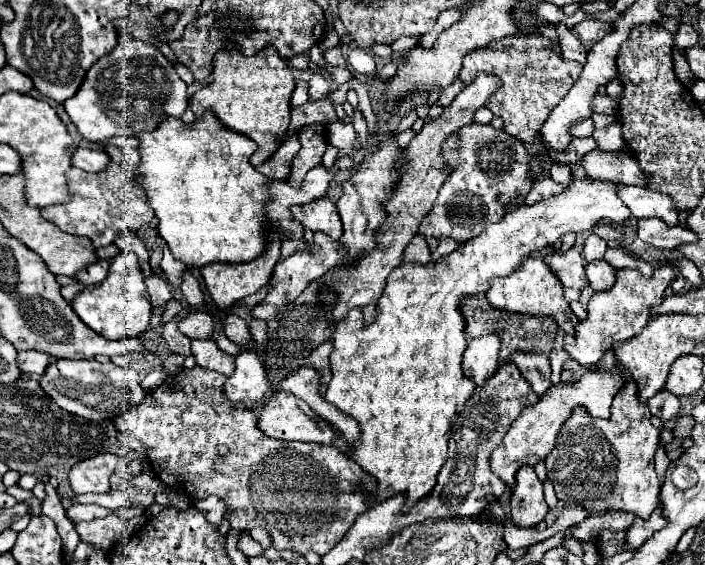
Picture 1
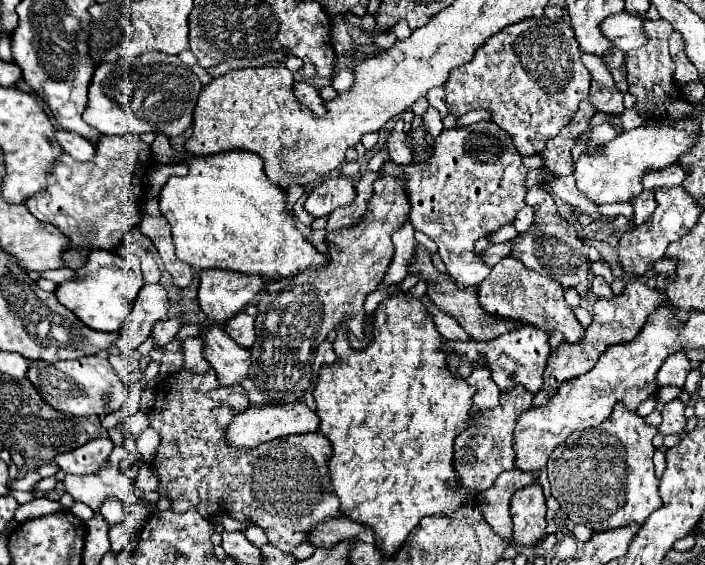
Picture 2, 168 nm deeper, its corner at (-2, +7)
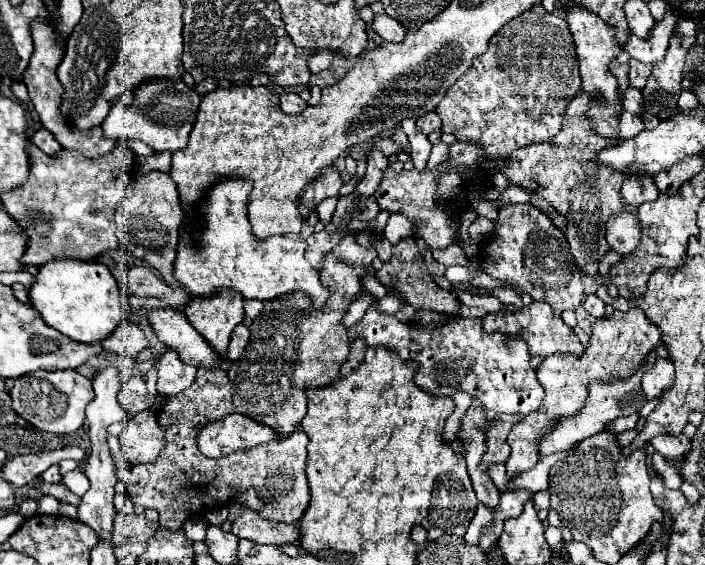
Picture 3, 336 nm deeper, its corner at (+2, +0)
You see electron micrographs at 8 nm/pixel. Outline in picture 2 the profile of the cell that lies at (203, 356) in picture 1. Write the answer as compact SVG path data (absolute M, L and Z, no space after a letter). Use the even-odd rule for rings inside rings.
M199 337L185 339L181 345L181 353L183 353L183 367L187 371L205 373L207 369L211 369L211 365L203 357L203 341Z

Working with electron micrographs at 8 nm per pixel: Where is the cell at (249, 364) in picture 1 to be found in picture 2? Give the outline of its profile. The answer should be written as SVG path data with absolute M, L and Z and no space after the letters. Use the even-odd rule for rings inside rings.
M209 325L199 335L205 343L205 359L215 369L221 385L241 383L249 375L249 349L239 347L219 325Z

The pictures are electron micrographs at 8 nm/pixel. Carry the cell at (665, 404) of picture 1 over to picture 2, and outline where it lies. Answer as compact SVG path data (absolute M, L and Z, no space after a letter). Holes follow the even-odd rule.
M673 399L663 409L663 423L657 427L661 435L683 435L685 433L685 415L683 415L683 401Z

